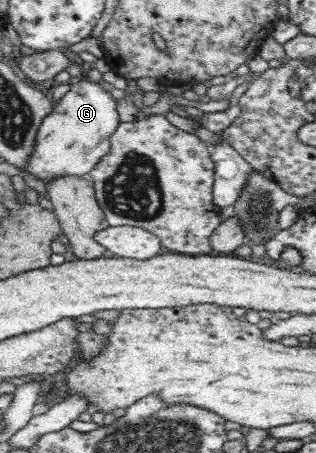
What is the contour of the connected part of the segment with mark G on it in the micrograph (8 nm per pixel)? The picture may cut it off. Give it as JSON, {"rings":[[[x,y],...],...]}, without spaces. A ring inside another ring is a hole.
{"rings":[[[80,81],[55,104],[54,111],[42,122],[36,137],[34,154],[24,167],[46,186],[58,177],[86,177],[102,163],[112,149],[112,137],[121,125],[118,100],[102,85],[92,81]]]}

